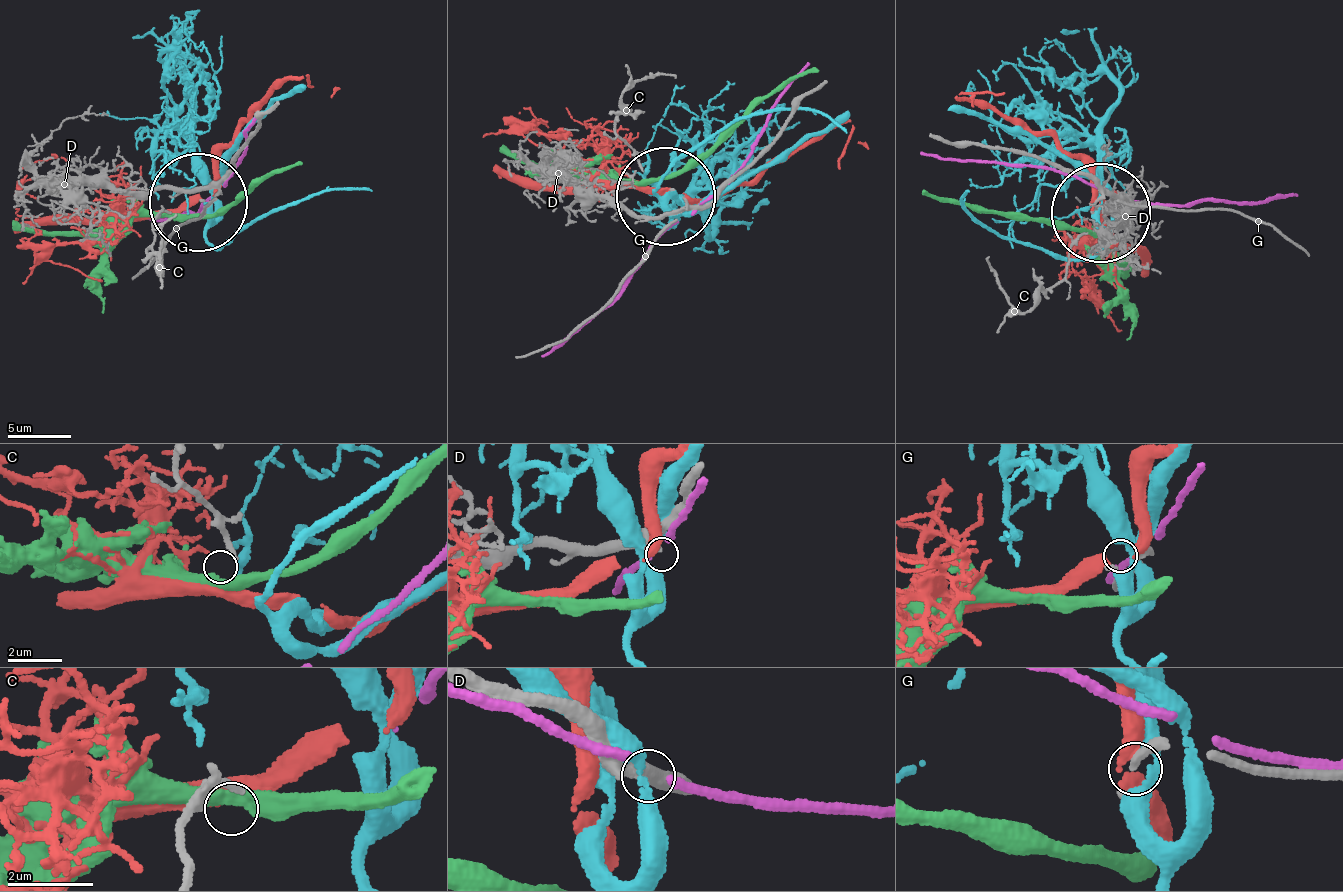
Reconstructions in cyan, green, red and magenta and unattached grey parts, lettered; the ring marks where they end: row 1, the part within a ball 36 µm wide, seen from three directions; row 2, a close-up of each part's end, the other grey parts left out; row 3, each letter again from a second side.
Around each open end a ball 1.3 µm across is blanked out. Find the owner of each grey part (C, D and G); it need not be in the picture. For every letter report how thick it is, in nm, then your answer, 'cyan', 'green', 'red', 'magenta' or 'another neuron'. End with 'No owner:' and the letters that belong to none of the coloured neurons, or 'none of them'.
C: calibre 170 nm; another neuron
D: calibre 320 nm; another neuron
G: calibre 240 nm; red
No owner: C, D

